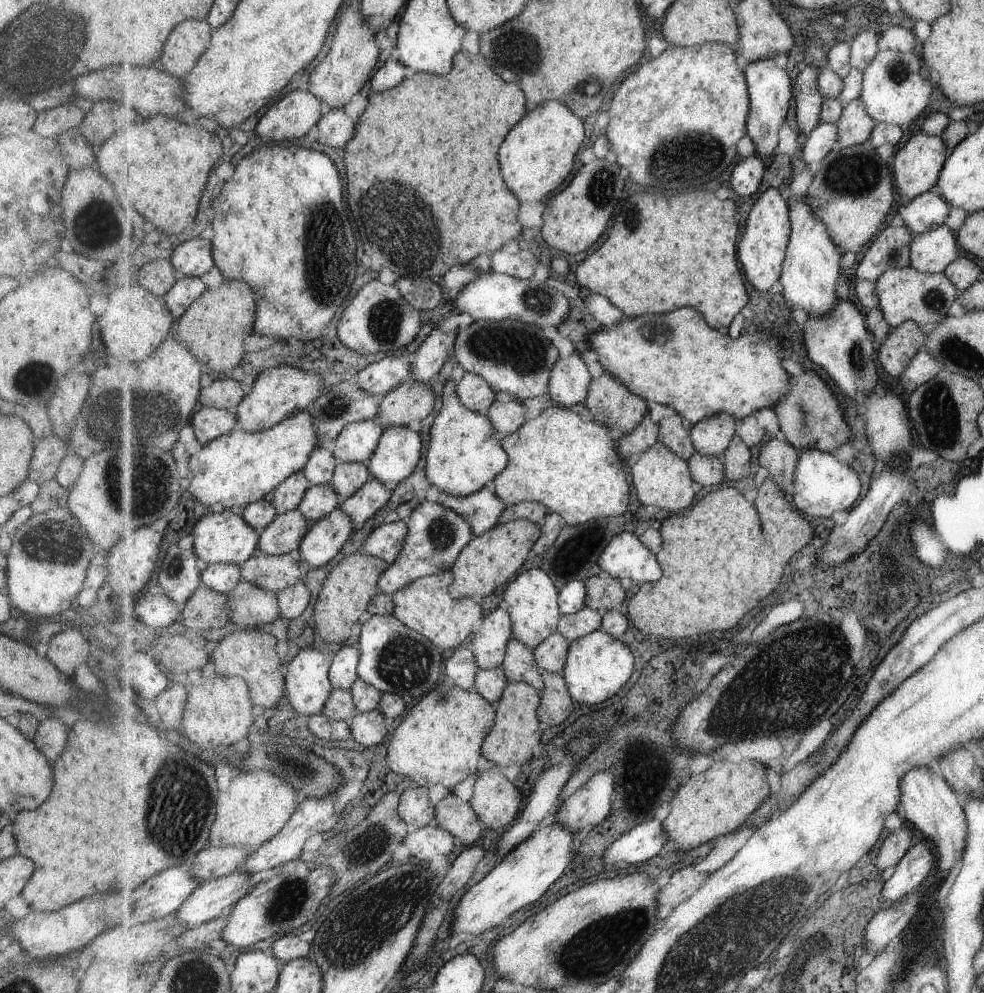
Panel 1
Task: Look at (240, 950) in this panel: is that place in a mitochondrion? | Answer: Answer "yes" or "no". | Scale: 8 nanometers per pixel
no

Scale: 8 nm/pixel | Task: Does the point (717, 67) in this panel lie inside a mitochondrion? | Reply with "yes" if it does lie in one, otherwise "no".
no

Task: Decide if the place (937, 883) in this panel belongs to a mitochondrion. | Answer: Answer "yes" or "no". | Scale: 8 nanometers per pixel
no

